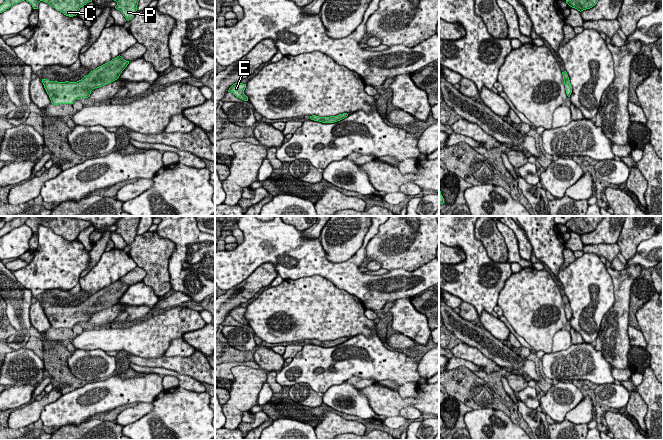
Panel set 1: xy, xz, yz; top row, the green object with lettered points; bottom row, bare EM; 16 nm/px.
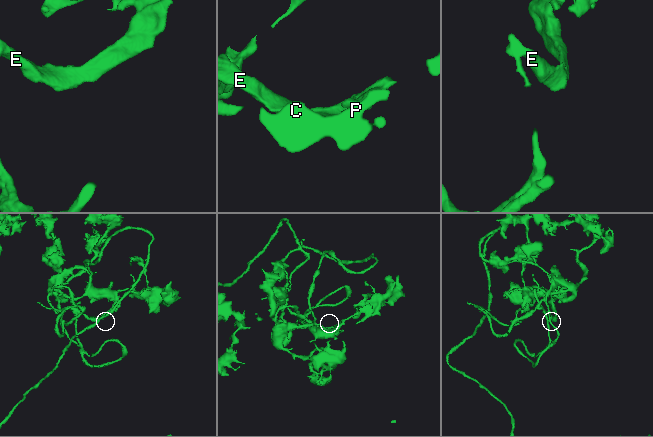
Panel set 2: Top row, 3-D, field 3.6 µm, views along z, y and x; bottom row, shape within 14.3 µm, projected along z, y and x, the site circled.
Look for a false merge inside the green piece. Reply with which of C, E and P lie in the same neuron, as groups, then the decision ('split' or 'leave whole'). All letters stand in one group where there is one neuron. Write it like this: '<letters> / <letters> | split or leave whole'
C E P | leave whole

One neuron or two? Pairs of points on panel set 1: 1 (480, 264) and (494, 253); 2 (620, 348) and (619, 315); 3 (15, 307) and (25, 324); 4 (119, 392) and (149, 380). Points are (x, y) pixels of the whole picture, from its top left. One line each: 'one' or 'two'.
1: two
2: one
3: one
4: one

